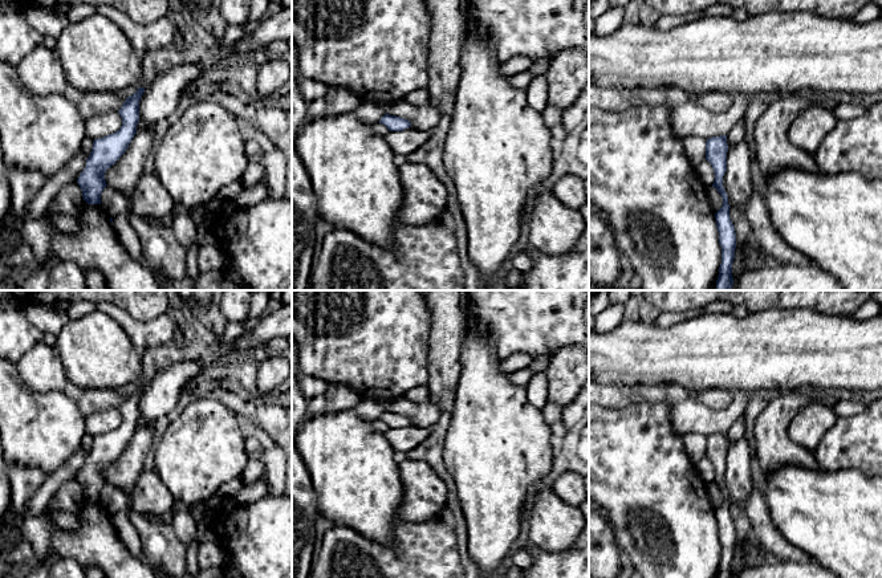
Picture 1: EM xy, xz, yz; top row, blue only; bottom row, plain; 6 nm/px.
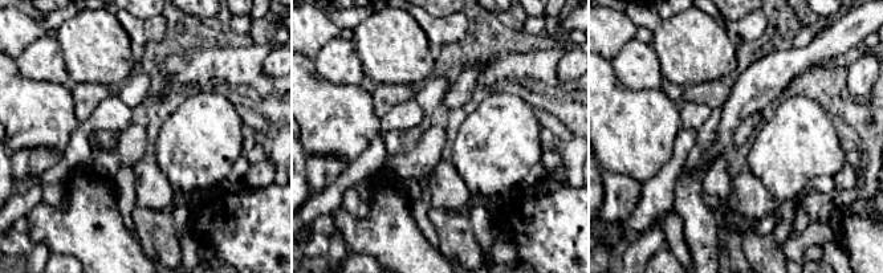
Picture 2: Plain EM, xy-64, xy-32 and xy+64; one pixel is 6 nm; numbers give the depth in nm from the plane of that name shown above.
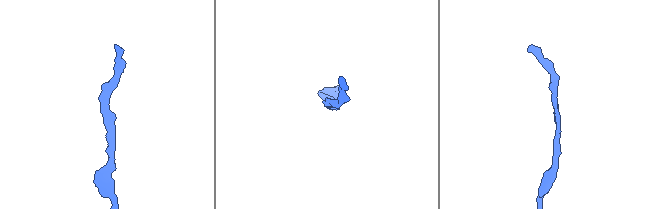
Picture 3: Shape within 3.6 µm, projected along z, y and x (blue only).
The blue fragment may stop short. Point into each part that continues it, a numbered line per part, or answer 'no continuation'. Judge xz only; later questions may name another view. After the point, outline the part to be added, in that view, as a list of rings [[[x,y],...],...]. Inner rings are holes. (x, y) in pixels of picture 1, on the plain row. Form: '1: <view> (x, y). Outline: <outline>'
no continuation

